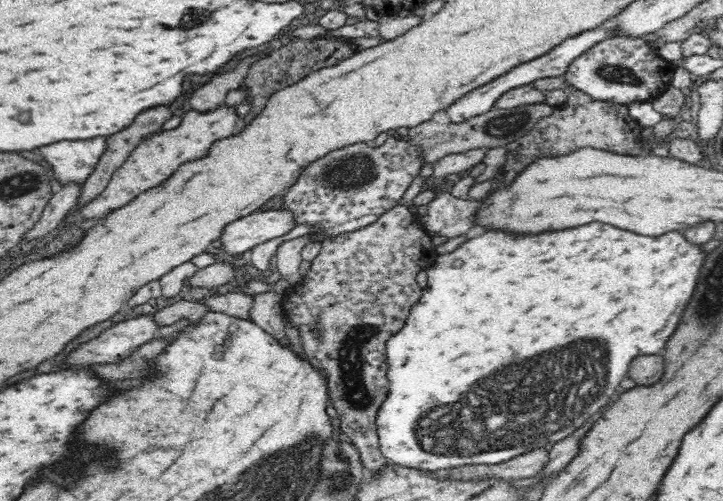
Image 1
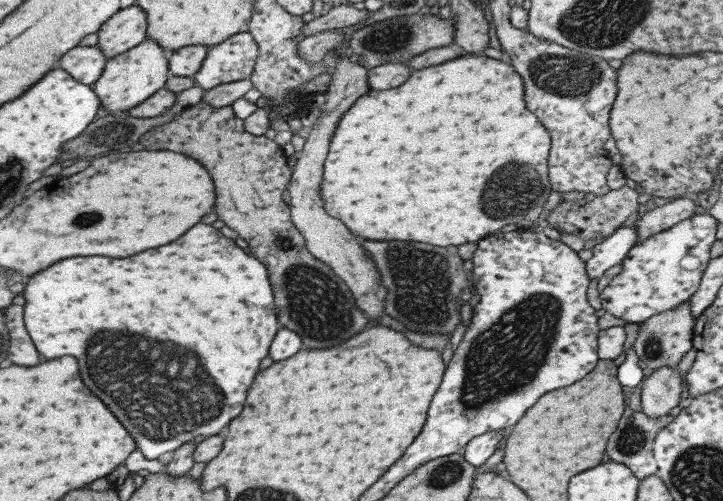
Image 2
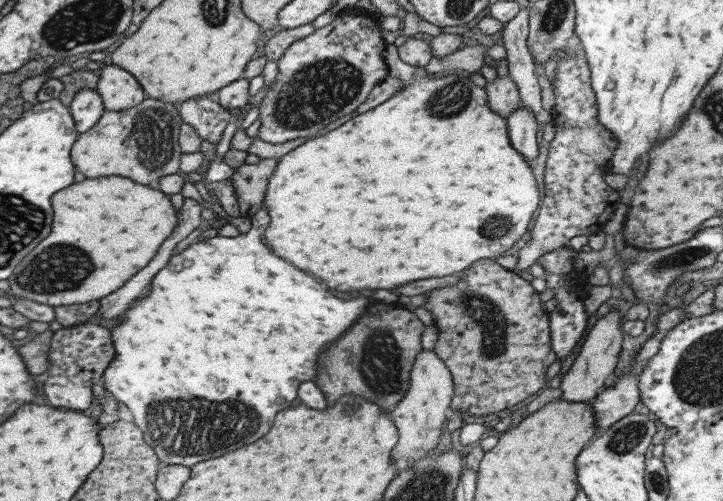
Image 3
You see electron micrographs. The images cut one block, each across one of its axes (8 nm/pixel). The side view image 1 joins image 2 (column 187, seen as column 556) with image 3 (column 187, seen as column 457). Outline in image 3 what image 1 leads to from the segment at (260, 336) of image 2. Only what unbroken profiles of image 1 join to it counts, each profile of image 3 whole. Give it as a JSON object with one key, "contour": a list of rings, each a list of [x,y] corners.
{"contour":[[[264,204],[256,212],[251,222],[252,227],[245,234],[240,233],[236,237],[216,235],[206,240],[200,239],[198,242],[190,244],[178,256],[172,256],[168,266],[162,268],[154,276],[150,296],[140,300],[140,302],[130,304],[130,310],[126,310],[122,316],[118,316],[122,322],[110,329],[112,345],[116,349],[116,352],[114,352],[115,359],[106,366],[100,383],[130,409],[133,422],[140,427],[140,430],[144,433],[144,440],[152,446],[163,466],[194,466],[196,462],[224,456],[228,452],[234,452],[242,446],[248,446],[248,444],[260,440],[272,428],[272,424],[276,420],[276,414],[280,410],[286,410],[286,408],[292,406],[292,402],[296,400],[296,394],[298,394],[298,386],[302,382],[308,382],[308,380],[314,382],[316,380],[316,376],[318,376],[316,366],[318,366],[320,354],[330,344],[334,344],[338,338],[342,338],[342,334],[348,332],[354,326],[354,322],[364,314],[364,310],[368,306],[366,300],[336,298],[316,278],[312,278],[306,272],[298,270],[290,262],[274,256],[264,244],[264,233],[270,222],[270,216]]]}

